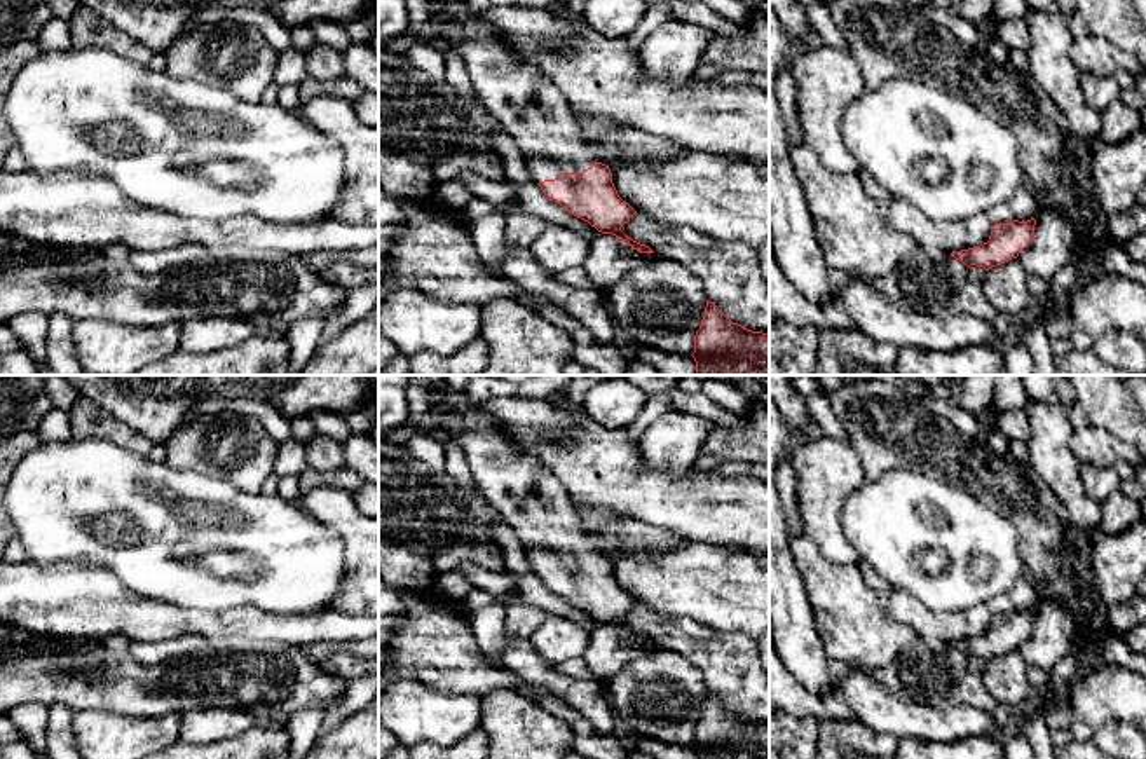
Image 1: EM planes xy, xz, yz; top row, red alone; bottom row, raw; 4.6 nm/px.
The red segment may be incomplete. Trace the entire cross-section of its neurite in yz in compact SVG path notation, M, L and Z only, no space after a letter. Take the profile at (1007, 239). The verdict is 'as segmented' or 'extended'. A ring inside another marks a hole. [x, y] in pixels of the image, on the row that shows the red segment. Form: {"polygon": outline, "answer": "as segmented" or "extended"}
{"polygon": "M1034 218L1027 222L1013 220L1010 223L994 223L987 243L954 251L951 256L963 262L966 267L977 265L989 270L1017 258L1019 253L1033 243L1034 225Z", "answer": "as segmented"}

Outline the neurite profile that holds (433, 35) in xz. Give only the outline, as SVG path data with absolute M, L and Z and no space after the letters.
M431 17L424 24L424 33L417 31L413 24L398 38L389 42L385 49L403 56L406 54L415 44L429 44L441 49L450 49L443 38L445 23L440 19Z

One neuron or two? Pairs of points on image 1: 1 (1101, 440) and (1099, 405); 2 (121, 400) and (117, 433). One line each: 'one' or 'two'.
1: two
2: two

